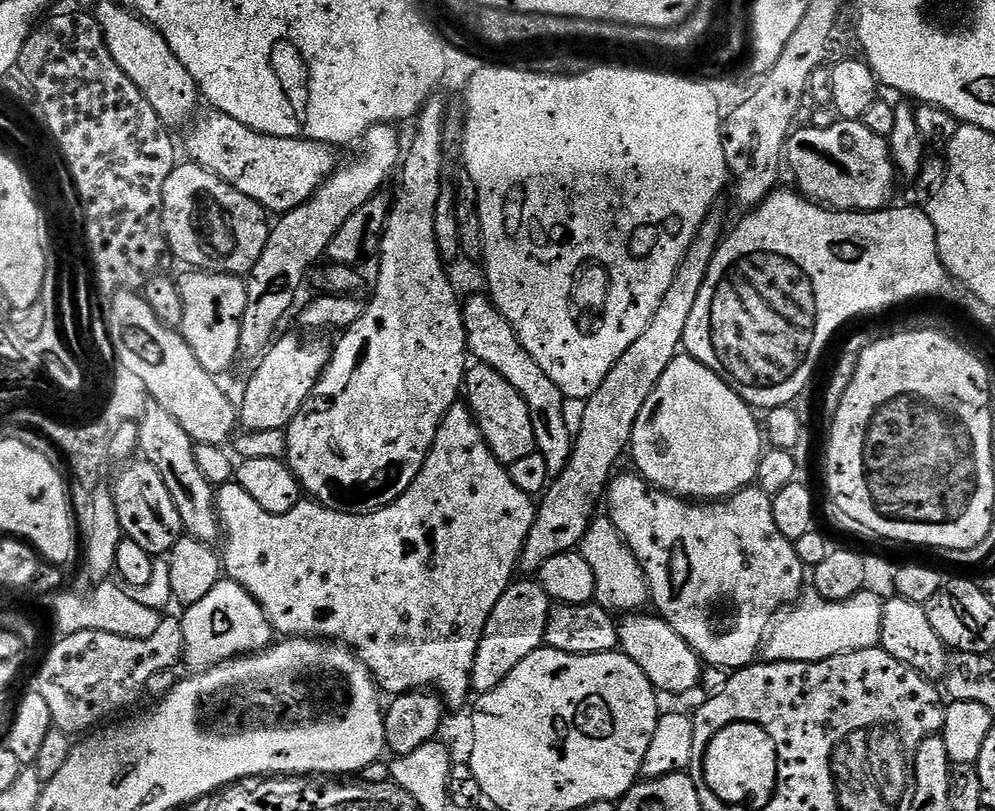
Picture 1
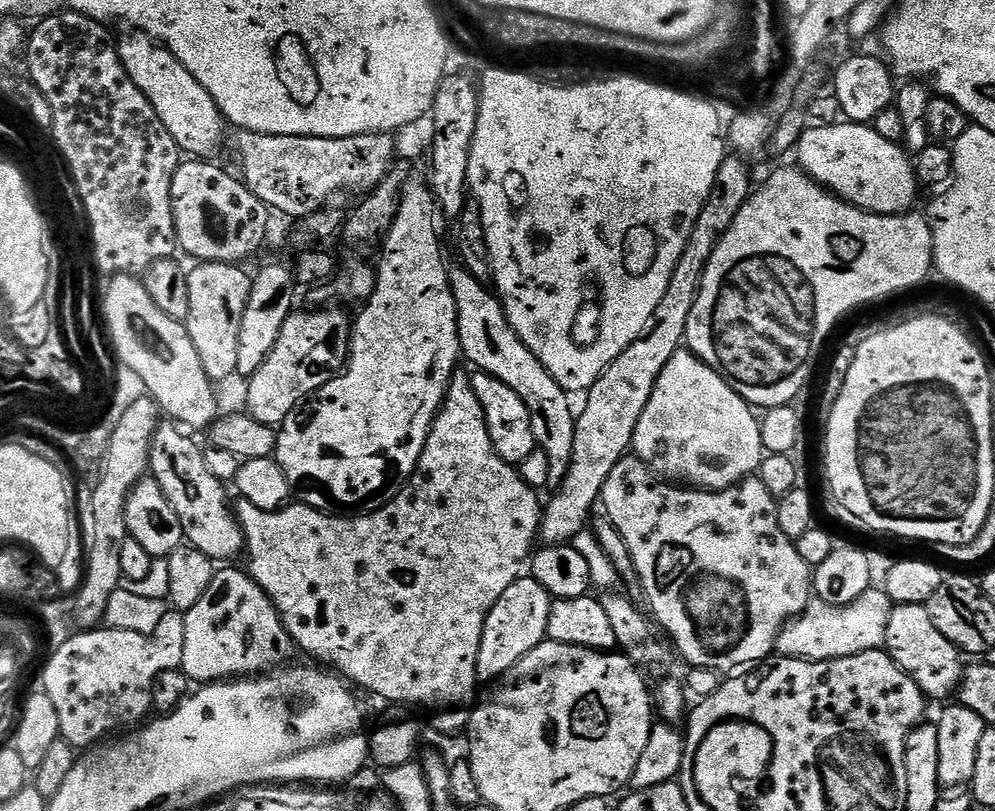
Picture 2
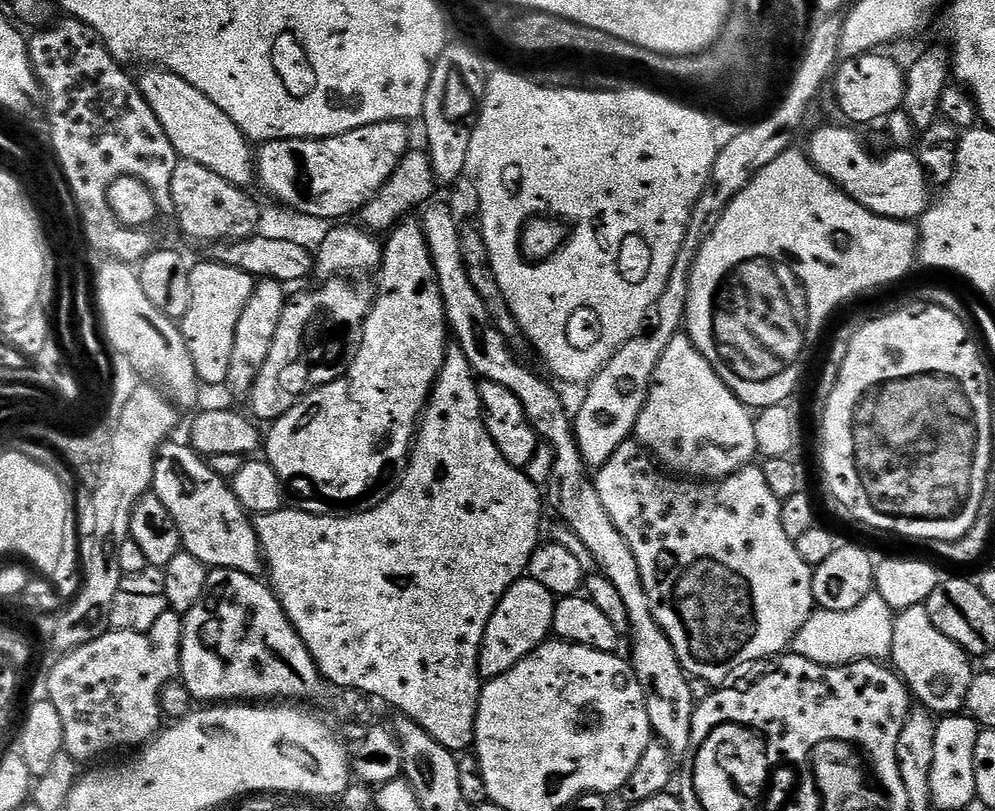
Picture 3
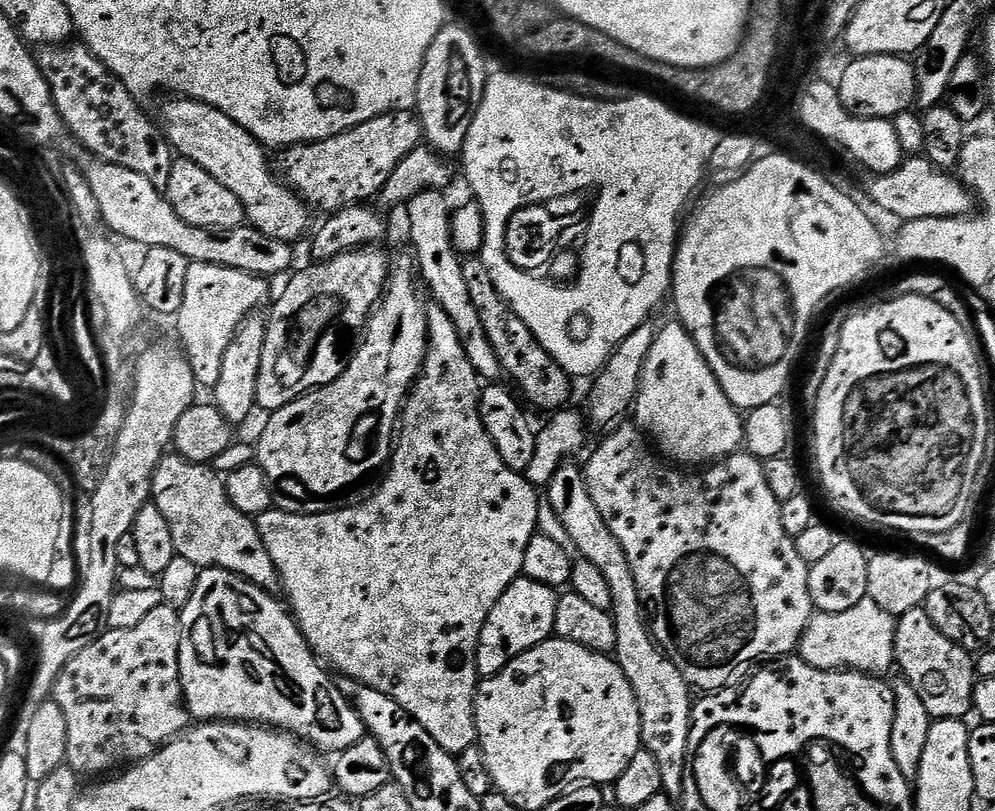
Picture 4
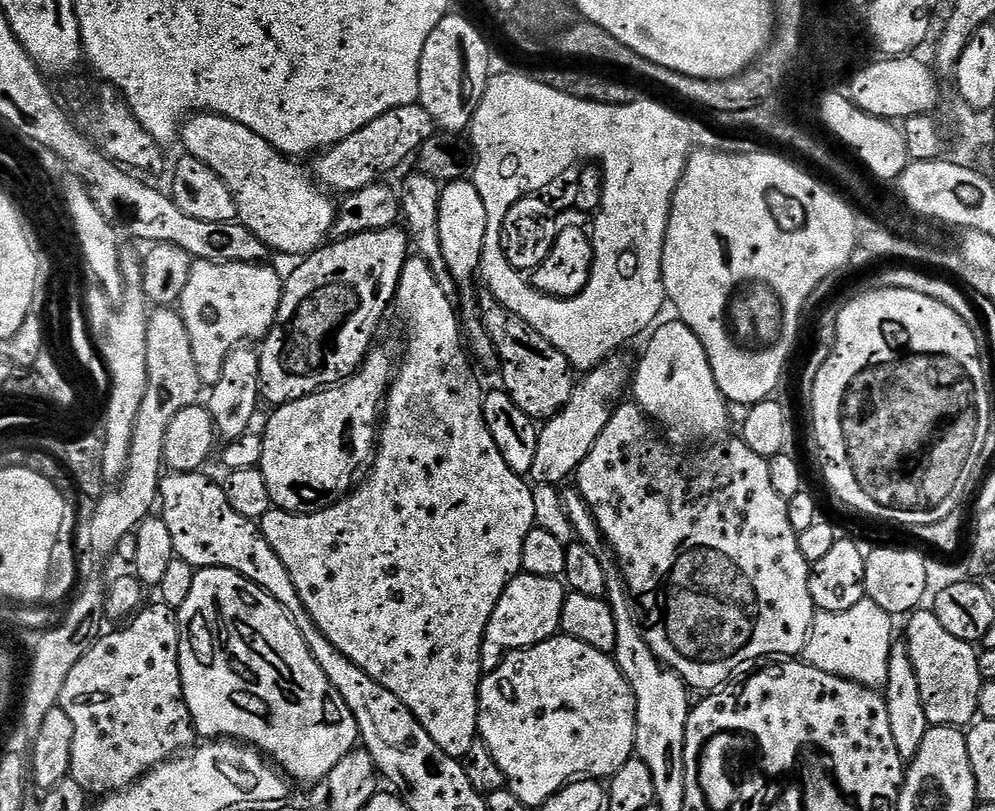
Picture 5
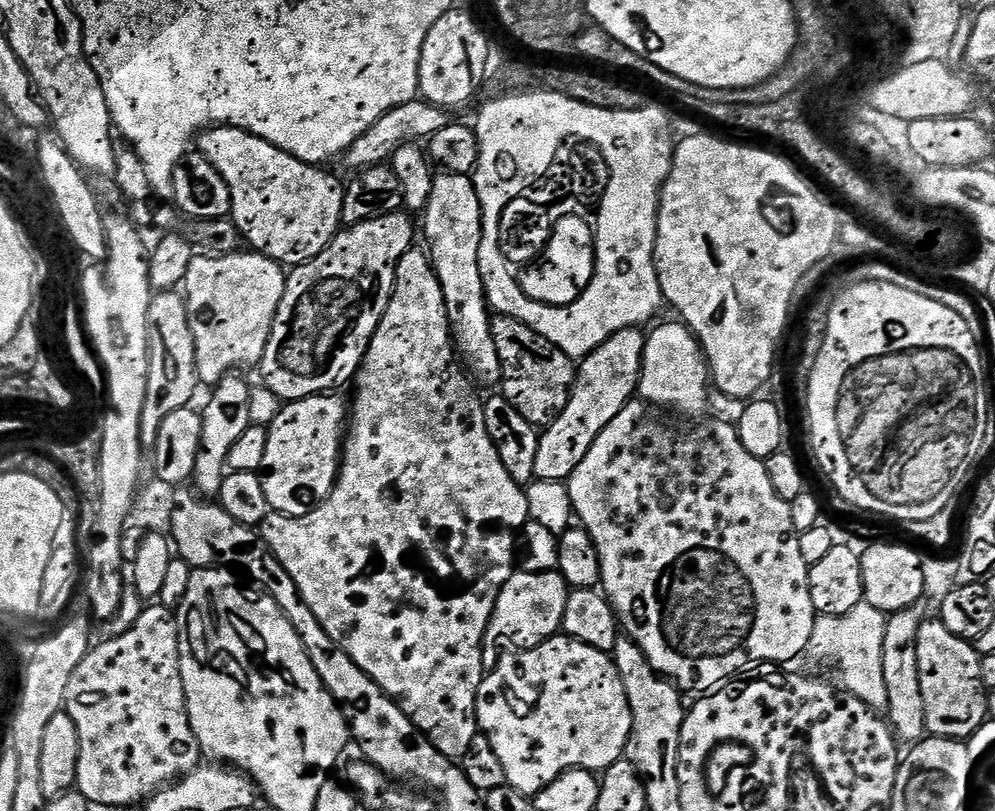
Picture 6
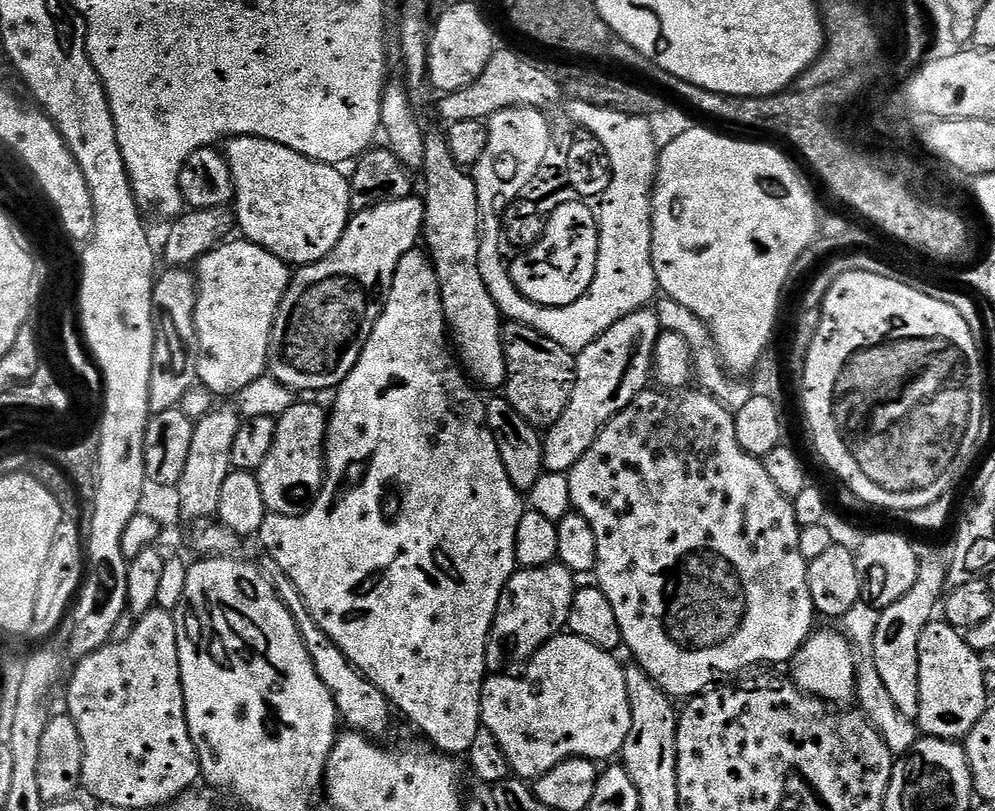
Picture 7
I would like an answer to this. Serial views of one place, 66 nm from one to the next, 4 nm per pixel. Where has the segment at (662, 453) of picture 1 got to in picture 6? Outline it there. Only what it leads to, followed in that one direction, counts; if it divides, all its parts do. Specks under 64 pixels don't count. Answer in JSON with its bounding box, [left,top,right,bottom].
[638,323,710,417]

